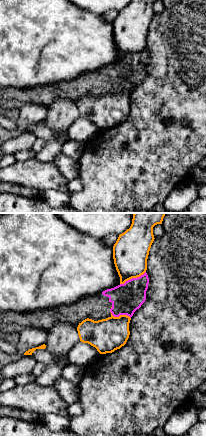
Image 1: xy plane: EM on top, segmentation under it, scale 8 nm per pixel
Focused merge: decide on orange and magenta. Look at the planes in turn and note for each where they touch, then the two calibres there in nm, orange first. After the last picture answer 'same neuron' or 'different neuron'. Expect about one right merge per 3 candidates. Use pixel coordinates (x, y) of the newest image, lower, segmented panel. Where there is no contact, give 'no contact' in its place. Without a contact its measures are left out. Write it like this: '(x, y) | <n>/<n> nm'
(132, 277) | 280/240 nm

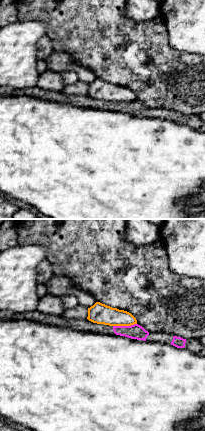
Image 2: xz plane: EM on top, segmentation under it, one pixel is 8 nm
(124, 325) | 170/120 nm

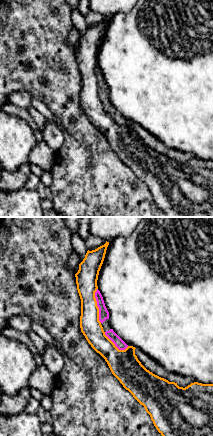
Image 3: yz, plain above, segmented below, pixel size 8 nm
(96, 305) | 180/80 nm

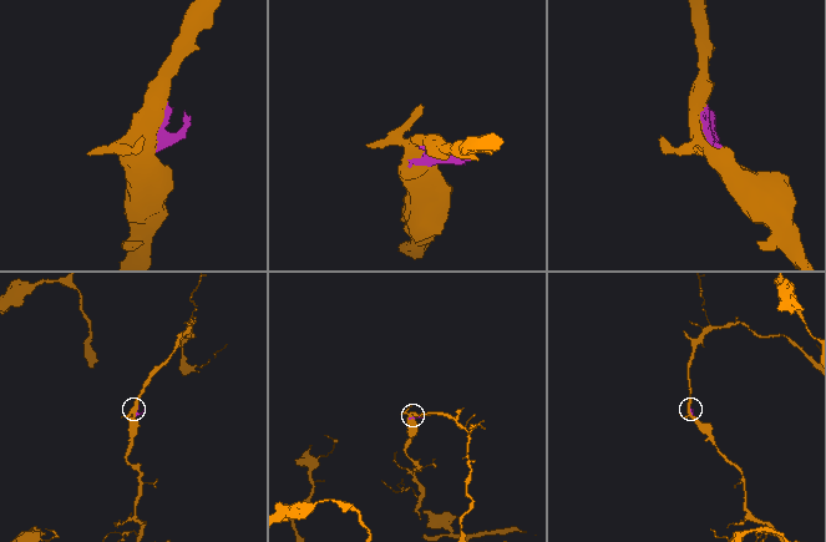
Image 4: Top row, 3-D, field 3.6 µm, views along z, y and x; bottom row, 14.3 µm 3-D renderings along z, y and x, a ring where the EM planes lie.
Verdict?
different neuron

